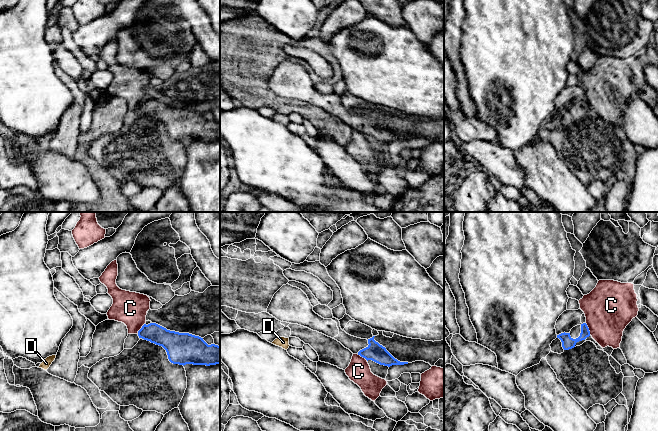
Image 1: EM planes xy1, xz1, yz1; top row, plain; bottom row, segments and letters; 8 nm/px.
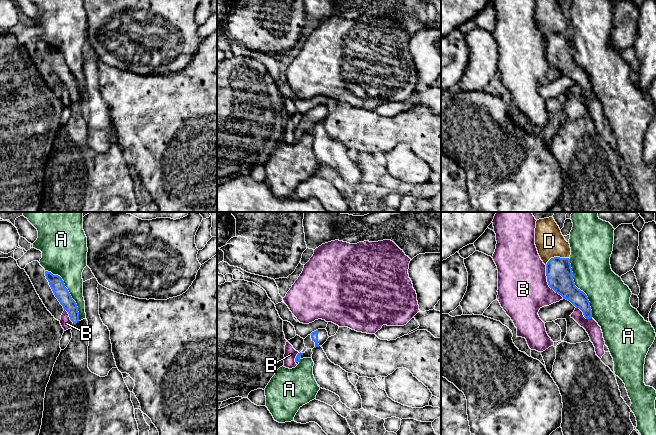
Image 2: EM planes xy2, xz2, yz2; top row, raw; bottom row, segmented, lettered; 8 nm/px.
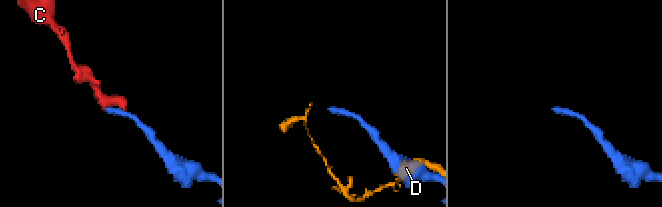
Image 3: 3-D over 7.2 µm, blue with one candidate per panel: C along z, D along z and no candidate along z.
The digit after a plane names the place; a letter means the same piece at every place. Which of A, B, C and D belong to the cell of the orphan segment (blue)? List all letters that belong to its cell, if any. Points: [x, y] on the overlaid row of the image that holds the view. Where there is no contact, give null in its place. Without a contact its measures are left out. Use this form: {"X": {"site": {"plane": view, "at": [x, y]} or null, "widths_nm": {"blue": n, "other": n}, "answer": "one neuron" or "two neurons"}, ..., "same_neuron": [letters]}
{"A": {"site": {"plane": "yz2", "at": [577, 288]}, "widths_nm": {"blue": 220, "other": 320}, "answer": "two neurons"}, "B": {"site": {"plane": "yz2", "at": [548, 283]}, "widths_nm": {"blue": 220, "other": 400}, "answer": "two neurons"}, "C": {"site": {"plane": "yz1", "at": [588, 329]}, "widths_nm": {"blue": 100, "other": 400}, "answer": "two neurons"}, "D": {"site": {"plane": "yz2", "at": [556, 257]}, "widths_nm": {"blue": 220, "other": 240}, "answer": "two neurons"}, "same_neuron": []}

